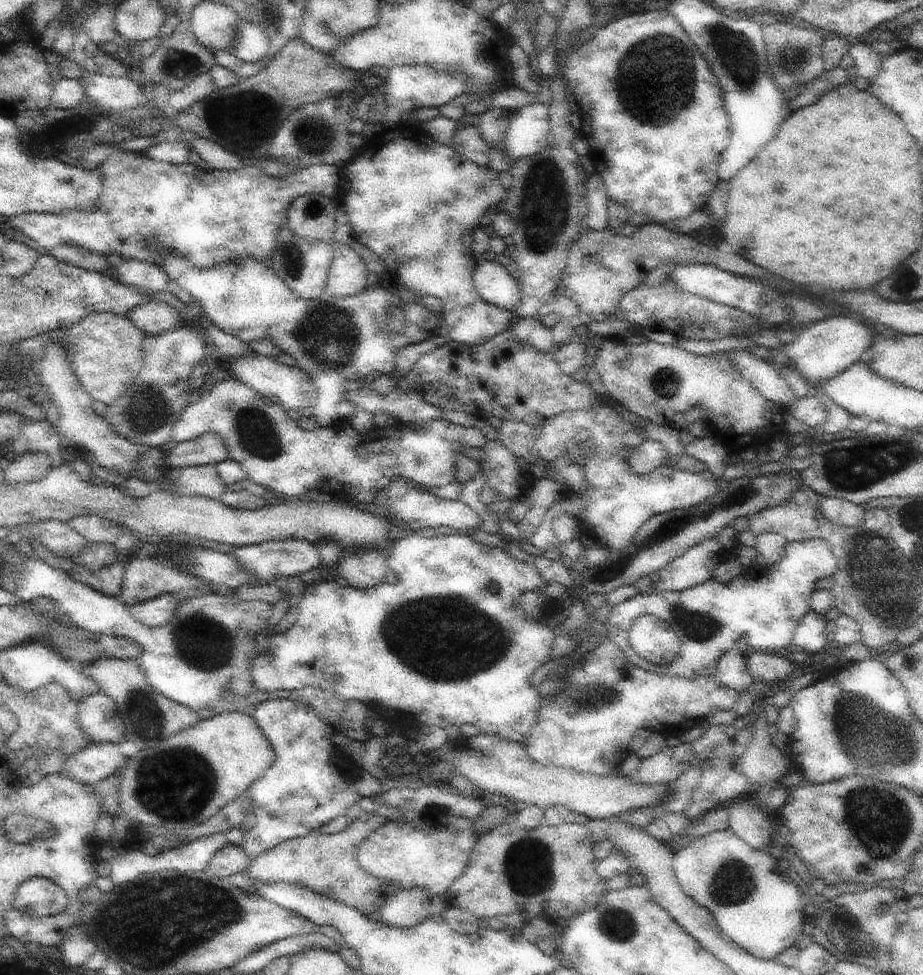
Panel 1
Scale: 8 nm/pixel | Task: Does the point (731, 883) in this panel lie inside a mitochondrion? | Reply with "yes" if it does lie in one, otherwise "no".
yes

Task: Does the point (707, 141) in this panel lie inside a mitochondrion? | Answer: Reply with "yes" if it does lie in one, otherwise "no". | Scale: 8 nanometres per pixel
no

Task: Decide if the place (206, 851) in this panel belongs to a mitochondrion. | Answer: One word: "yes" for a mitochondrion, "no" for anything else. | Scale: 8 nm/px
no

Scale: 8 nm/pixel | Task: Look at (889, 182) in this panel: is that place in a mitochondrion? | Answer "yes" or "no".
no

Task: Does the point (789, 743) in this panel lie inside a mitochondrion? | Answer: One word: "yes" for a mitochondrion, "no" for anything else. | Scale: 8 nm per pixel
no

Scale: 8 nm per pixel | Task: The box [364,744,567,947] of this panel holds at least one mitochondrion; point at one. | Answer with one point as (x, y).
(530, 867)

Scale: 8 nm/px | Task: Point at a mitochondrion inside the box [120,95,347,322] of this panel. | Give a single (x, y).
(313, 136)

